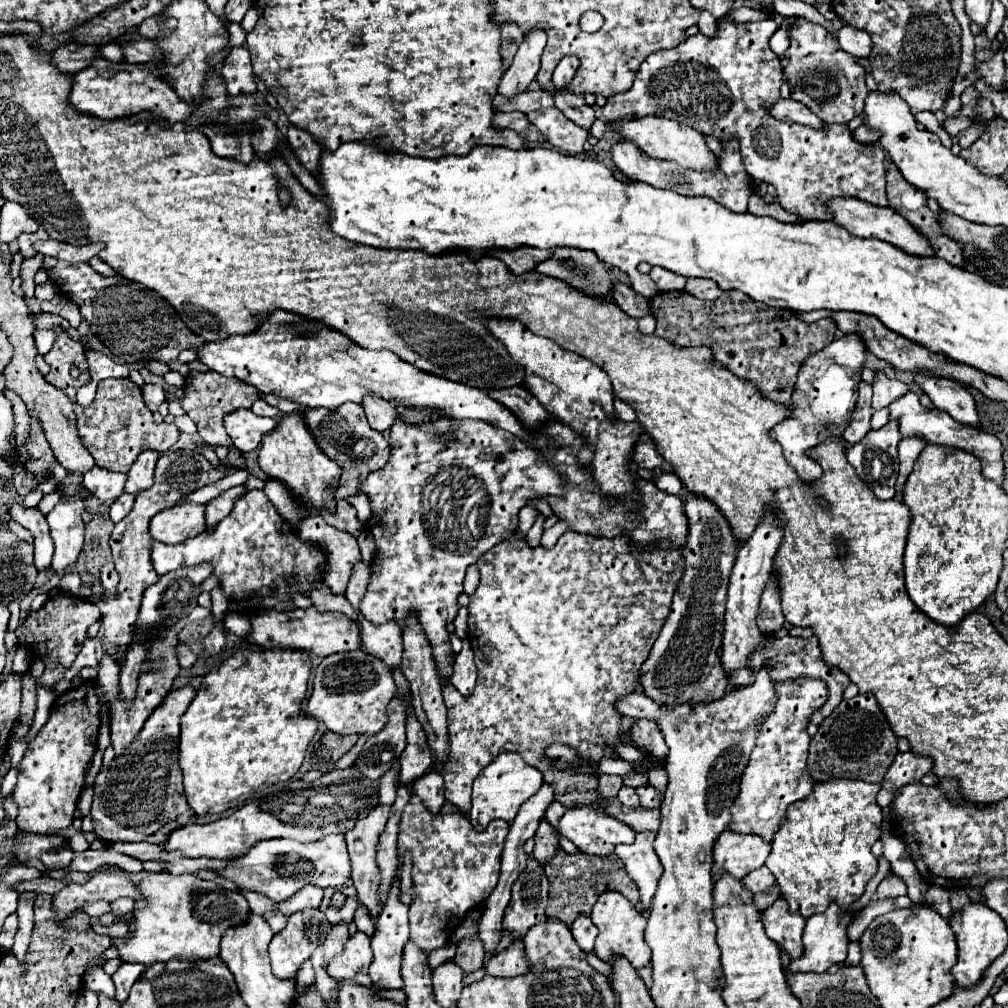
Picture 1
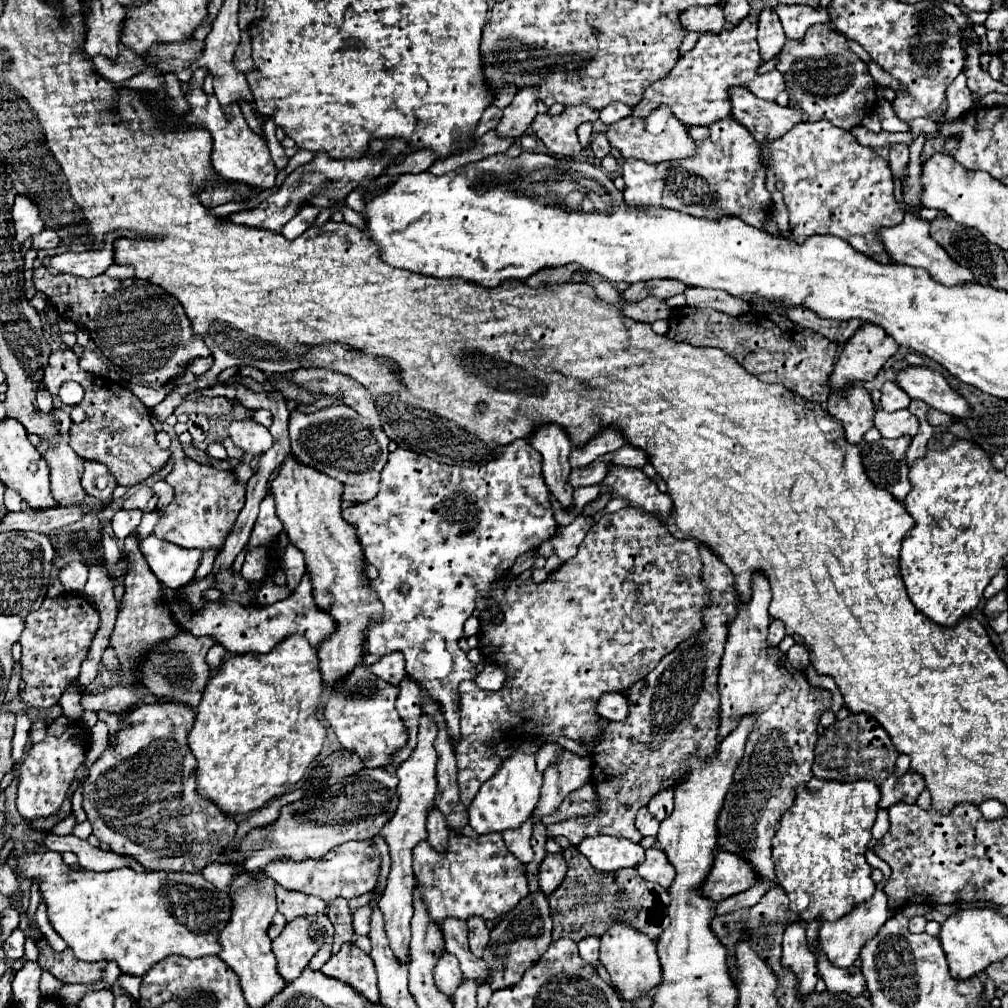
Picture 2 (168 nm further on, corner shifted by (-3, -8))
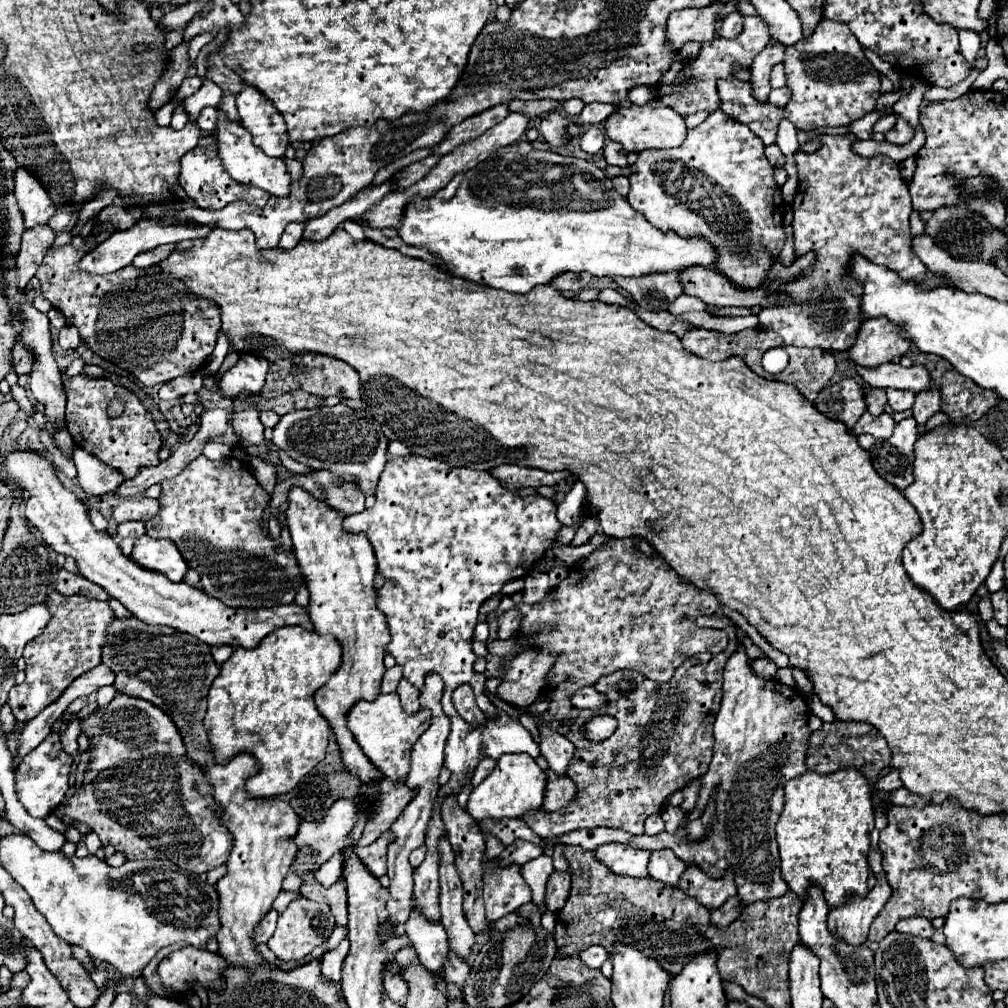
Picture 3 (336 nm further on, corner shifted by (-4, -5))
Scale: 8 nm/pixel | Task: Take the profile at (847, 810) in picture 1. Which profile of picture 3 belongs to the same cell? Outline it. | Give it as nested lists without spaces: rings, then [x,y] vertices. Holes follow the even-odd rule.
[[[838,771],[832,775],[820,773],[804,773],[786,783],[786,803],[784,811],[776,823],[776,839],[780,847],[782,861],[782,877],[788,887],[800,897],[806,899],[808,887],[820,885],[824,889],[824,897],[830,909],[836,909],[852,895],[866,897],[868,895],[868,851],[870,851],[870,831],[874,829],[874,809],[870,801],[870,785],[858,771]]]

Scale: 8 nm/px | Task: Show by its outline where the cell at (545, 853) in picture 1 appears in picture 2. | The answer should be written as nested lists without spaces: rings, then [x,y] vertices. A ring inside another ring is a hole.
[[[547,854],[541,868],[539,868],[539,886],[543,894],[553,894],[559,886],[559,882],[565,878],[567,864],[561,854]]]

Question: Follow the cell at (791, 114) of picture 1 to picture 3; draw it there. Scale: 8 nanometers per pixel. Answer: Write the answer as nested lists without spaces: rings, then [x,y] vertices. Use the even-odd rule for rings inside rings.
[[[730,79],[730,81],[720,81],[718,83],[718,95],[720,95],[720,109],[730,115],[732,119],[744,123],[750,127],[752,133],[756,133],[764,145],[772,145],[776,143],[776,131],[778,131],[778,123],[784,117],[784,107],[776,107],[772,103],[764,103],[752,97],[752,85],[748,81],[738,81],[738,79]]]

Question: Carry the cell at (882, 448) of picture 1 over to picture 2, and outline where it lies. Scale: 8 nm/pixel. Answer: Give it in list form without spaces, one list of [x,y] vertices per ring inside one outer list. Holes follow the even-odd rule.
[[[901,436],[897,440],[883,438],[873,444],[861,444],[867,476],[877,488],[891,492],[899,502],[903,502],[911,490],[911,482],[907,478],[909,466],[905,462],[909,444],[911,438],[907,436]]]

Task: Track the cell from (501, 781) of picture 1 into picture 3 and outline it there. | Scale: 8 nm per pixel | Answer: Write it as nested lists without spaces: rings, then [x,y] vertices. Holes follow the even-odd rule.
[[[526,753],[502,755],[498,759],[494,771],[478,787],[472,789],[466,811],[472,815],[474,821],[520,817],[528,811],[542,807],[544,787],[546,787],[546,775],[530,755],[526,755]]]

